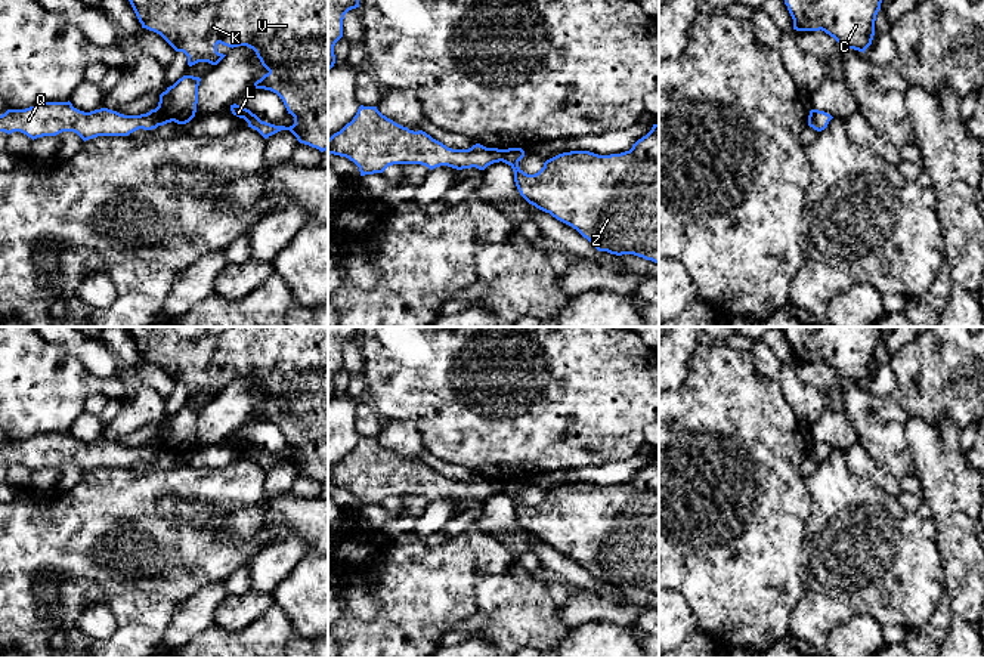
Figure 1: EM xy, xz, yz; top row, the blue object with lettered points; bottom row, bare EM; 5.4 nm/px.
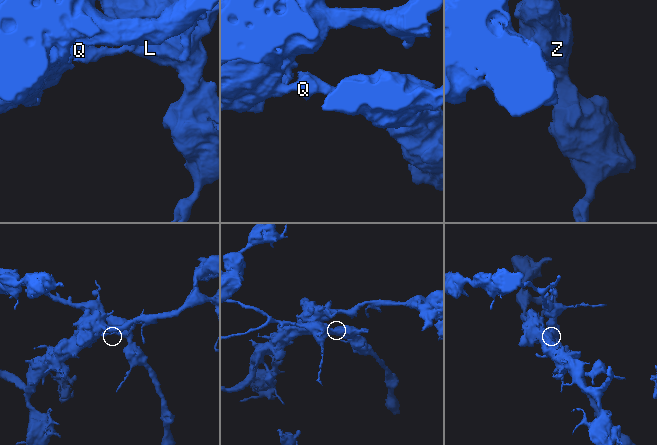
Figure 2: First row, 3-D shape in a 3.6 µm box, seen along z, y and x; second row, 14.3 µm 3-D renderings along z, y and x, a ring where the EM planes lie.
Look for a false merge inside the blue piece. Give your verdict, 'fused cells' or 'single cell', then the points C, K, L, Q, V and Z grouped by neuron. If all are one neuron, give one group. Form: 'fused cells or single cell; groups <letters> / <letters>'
fused cells; groups C K L V Z / Q

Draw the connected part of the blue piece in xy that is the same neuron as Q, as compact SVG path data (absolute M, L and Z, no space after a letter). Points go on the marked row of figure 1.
M69 101L41 102L25 109L7 109L0 115L0 132L21 132L33 140L74 132L86 142L98 136L129 136L139 127L152 129L158 124L148 114L124 115L108 108L84 112Z

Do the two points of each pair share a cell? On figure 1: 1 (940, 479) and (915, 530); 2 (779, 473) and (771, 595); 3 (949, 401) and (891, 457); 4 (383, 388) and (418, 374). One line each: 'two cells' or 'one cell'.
1: two cells
2: one cell
3: one cell
4: one cell

